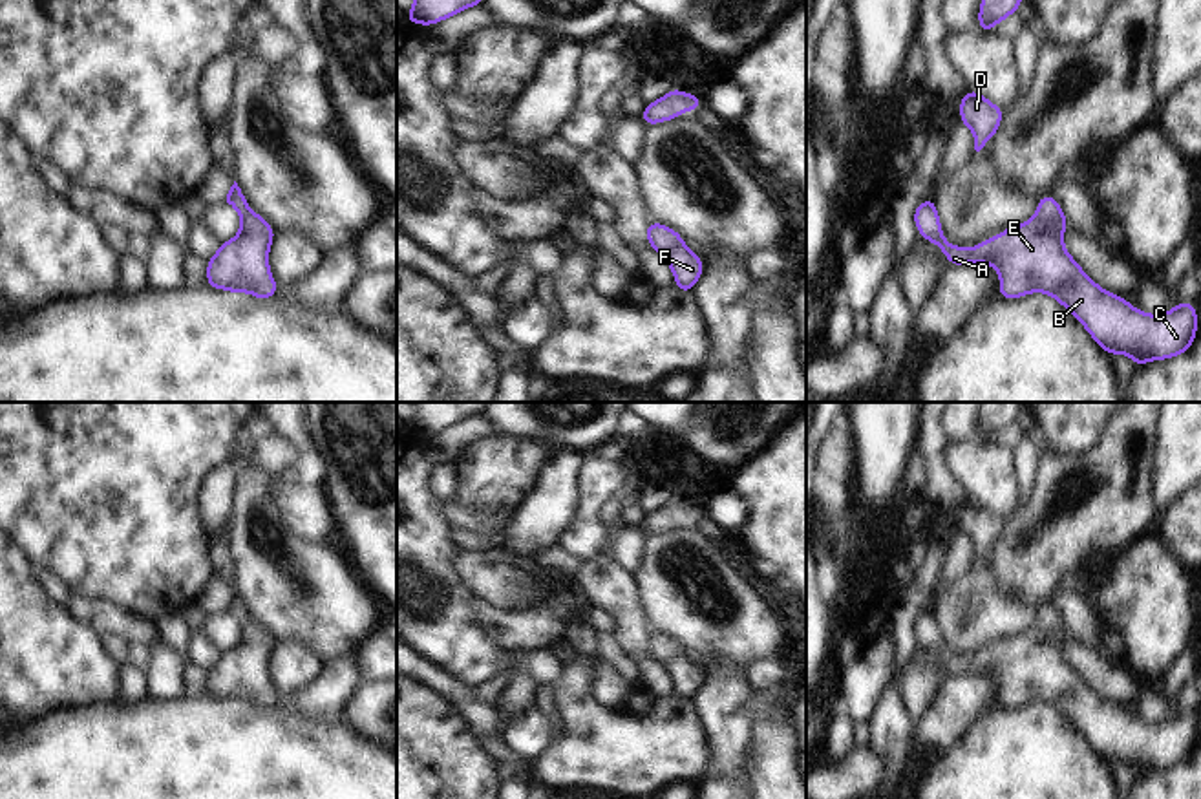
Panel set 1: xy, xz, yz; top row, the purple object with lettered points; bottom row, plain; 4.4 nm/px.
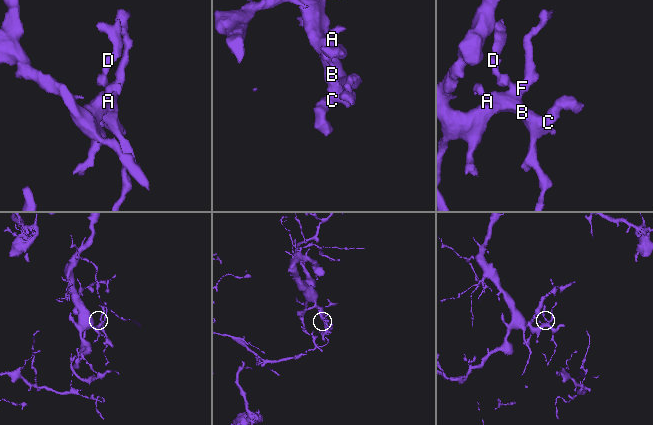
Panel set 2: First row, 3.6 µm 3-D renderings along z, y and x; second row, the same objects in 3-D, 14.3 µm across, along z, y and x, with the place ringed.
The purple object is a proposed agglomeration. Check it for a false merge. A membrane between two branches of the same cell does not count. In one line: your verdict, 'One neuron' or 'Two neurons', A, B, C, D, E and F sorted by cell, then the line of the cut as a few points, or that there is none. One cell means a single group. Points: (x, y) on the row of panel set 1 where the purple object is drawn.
One neuron. Groups: A B C D E F. No split

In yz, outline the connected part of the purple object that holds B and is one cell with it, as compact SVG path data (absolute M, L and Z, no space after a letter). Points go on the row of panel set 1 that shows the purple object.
M1051 194L1038 197L1036 214L1031 219L1004 229L994 238L980 241L974 249L951 245L945 240L934 197L918 203L912 221L919 230L919 238L936 243L951 265L987 263L994 267L1000 274L998 296L1005 300L1018 300L1029 293L1053 296L1084 325L1095 344L1102 347L1110 358L1113 358L1115 353L1122 353L1139 368L1150 360L1175 358L1194 346L1197 335L1196 304L1181 300L1174 309L1163 314L1148 314L1135 309L1126 298L1104 291L1066 250L1064 229L1069 223L1062 205Z

